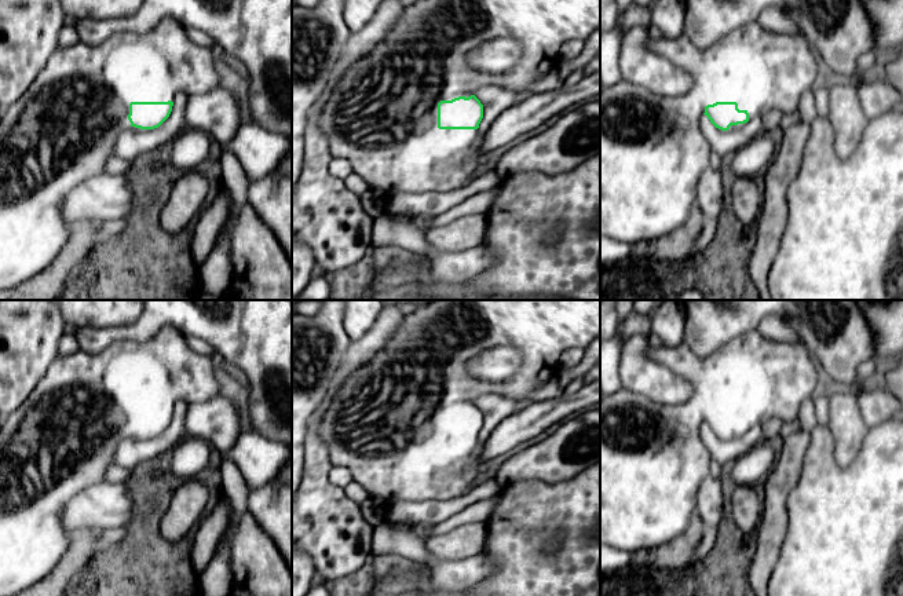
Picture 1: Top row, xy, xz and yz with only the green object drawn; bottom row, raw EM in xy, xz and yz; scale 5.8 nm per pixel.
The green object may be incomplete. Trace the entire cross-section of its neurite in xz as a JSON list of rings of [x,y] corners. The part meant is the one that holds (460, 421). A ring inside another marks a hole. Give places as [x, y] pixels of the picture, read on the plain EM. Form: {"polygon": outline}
{"polygon": [[[432,300],[425,306],[418,306],[414,311],[405,315],[399,330],[391,341],[379,351],[370,361],[350,376],[337,390],[330,406],[326,409],[319,435],[329,450],[329,460],[333,467],[347,468],[355,482],[358,482],[369,496],[383,500],[387,507],[399,501],[428,501],[452,500],[465,494],[475,487],[479,467],[483,462],[479,457],[485,443],[478,436],[483,427],[483,413],[474,403],[482,395],[501,395],[511,399],[527,399],[531,392],[544,385],[559,369],[560,356],[571,348],[586,348],[600,336],[600,300]],[[498,345],[513,345],[522,355],[522,368],[509,380],[502,383],[479,381],[467,372],[468,362],[485,350]]]}

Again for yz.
{"polygon": [[[757,329],[742,333],[708,356],[698,356],[683,341],[677,347],[651,347],[648,355],[676,372],[692,385],[688,401],[679,405],[659,405],[621,387],[600,399],[600,545],[608,545],[629,555],[661,546],[681,535],[697,509],[701,483],[710,475],[712,454],[701,438],[701,424],[728,439],[771,418],[796,421],[803,402],[816,395],[818,363],[801,344],[779,343],[763,337]]]}

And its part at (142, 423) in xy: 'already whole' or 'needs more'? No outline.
needs more

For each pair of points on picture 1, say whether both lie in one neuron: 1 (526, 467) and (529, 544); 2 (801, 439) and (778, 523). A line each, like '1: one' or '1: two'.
1: two
2: one

